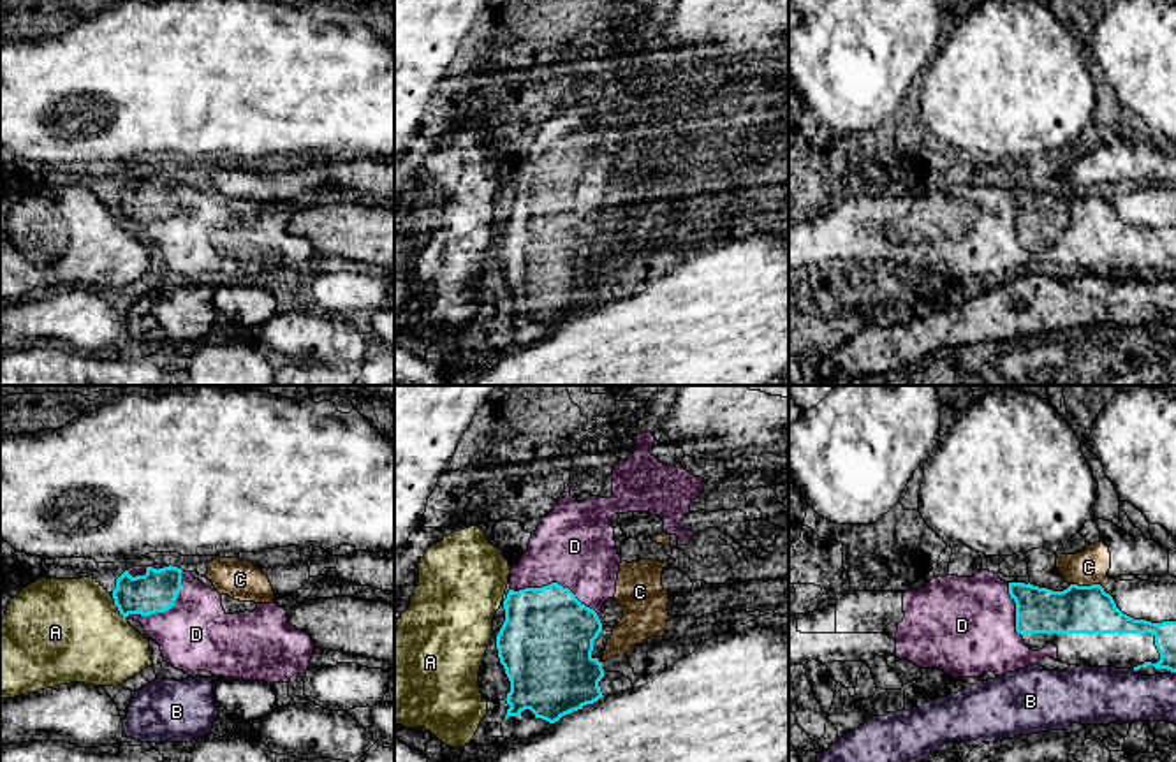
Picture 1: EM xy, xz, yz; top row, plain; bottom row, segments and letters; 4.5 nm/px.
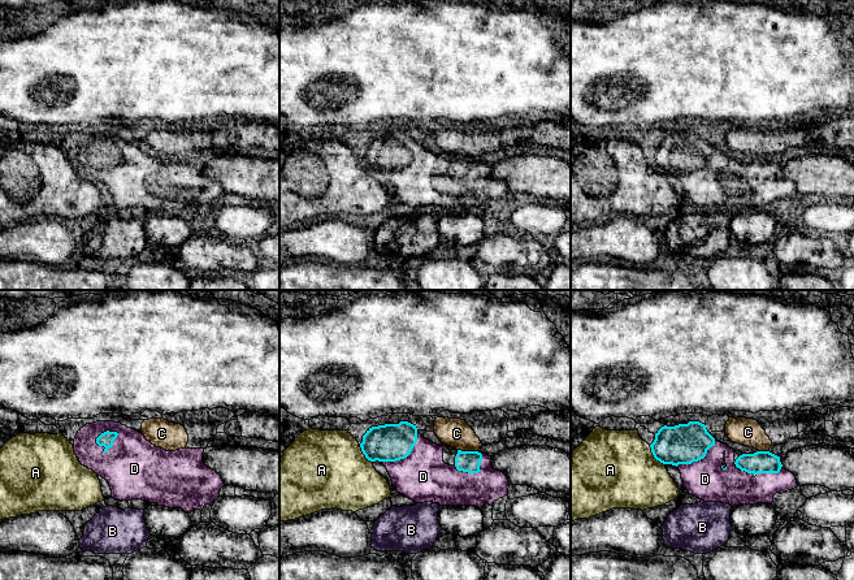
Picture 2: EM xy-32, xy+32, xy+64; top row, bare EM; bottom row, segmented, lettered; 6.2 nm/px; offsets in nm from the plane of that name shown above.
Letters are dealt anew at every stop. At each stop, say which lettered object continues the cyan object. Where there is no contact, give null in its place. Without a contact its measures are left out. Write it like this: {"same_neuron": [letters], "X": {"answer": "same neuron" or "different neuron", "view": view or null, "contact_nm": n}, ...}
{"same_neuron": ["D"], "A": {"answer": "different neuron", "view": "xy", "contact_nm": 120}, "B": {"answer": "different neuron", "view": "yz", "contact_nm": 30}, "C": {"answer": "different neuron", "view": "yz", "contact_nm": 140}, "D": {"answer": "same neuron", "view": "xz", "contact_nm": 420}}

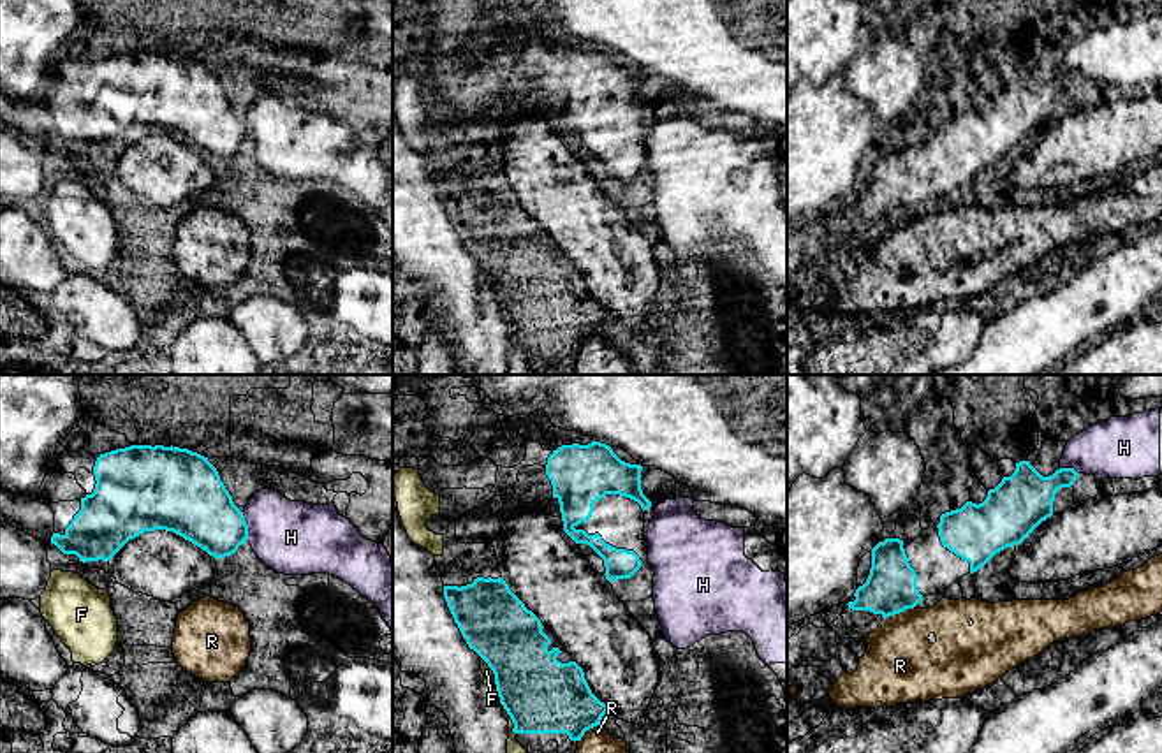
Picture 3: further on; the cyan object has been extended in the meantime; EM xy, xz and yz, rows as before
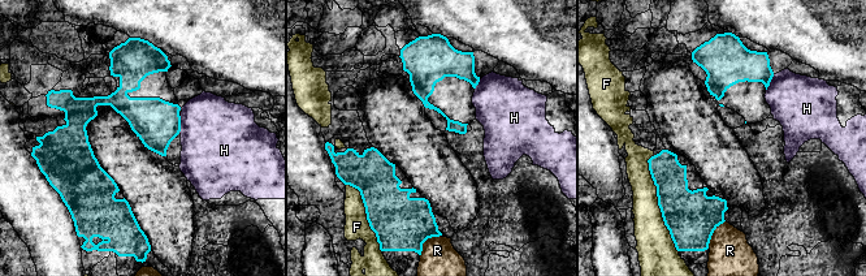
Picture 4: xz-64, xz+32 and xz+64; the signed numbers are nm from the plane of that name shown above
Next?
{"same_neuron": [], "F": {"answer": "different neuron", "view": "xz", "contact_nm": 170}, "H": {"answer": "different neuron", "view": "xy", "contact_nm": 130}, "R": {"answer": "different neuron", "view": "yz", "contact_nm": 150}}

